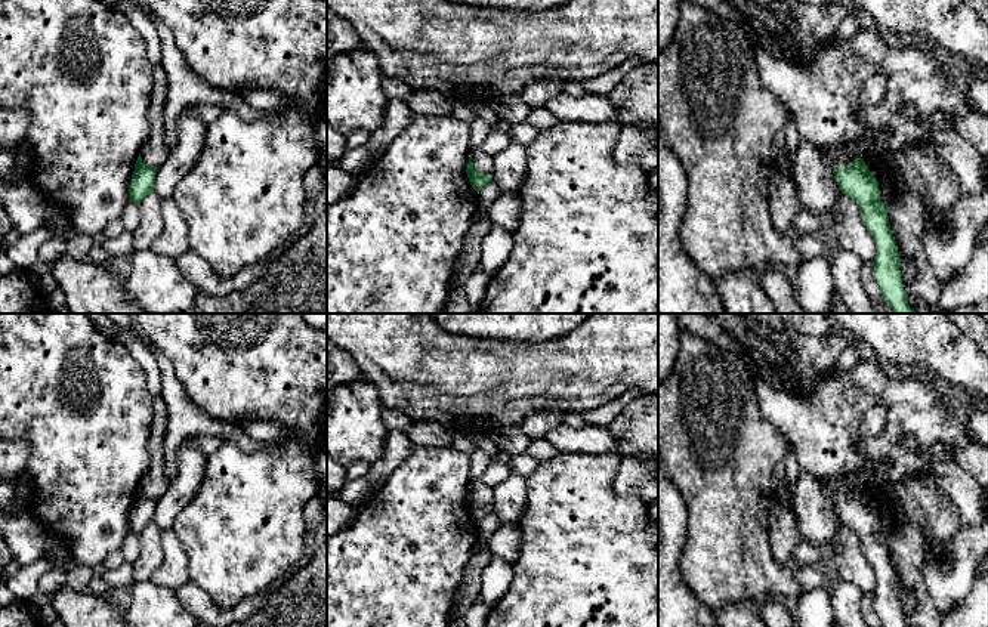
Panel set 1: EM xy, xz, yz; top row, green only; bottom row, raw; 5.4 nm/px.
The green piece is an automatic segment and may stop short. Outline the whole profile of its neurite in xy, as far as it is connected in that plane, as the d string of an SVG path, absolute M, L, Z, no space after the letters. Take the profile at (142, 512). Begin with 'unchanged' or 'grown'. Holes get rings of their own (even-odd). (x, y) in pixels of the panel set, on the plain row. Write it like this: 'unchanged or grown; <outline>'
grown; M163 395L152 398L152 423L149 433L149 467L141 479L129 516L130 532L139 535L154 522L155 506L169 487L164 439L167 435L169 410Z

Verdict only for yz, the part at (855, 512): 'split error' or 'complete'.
split error

